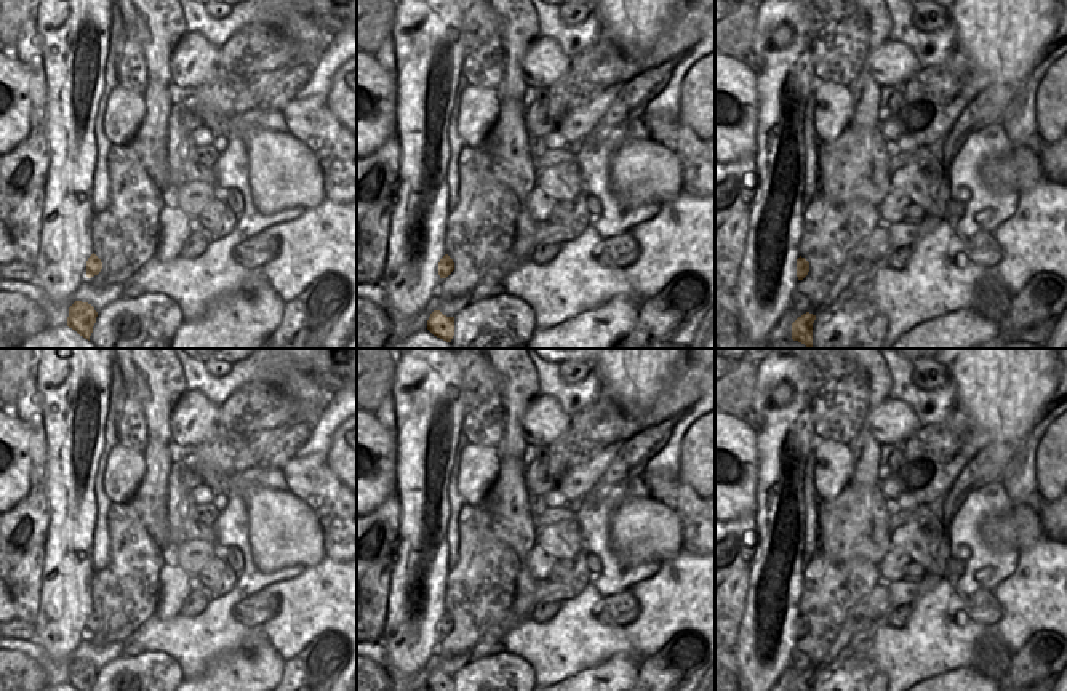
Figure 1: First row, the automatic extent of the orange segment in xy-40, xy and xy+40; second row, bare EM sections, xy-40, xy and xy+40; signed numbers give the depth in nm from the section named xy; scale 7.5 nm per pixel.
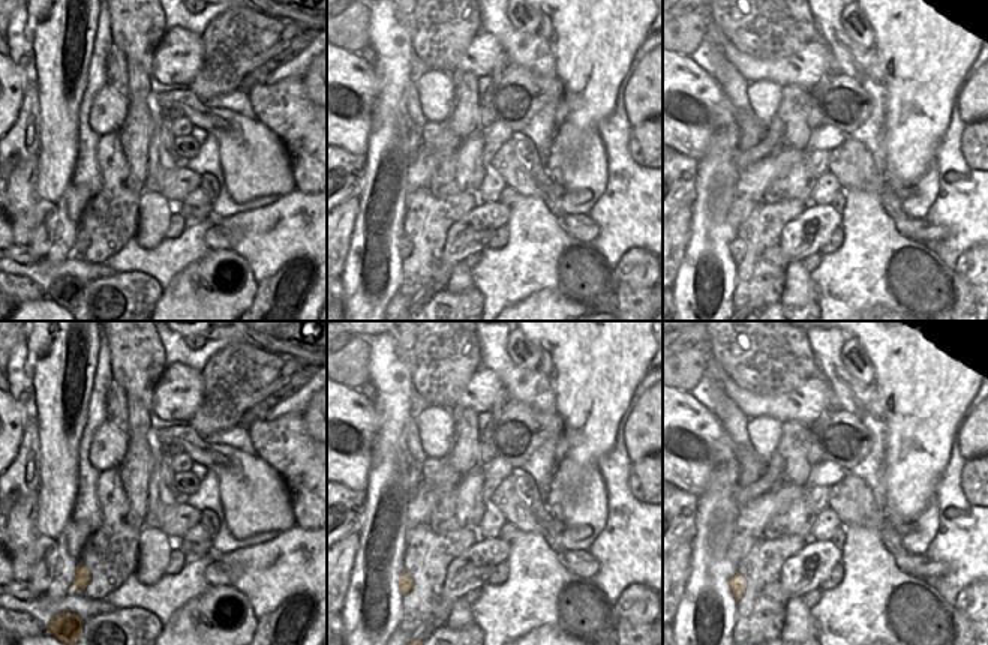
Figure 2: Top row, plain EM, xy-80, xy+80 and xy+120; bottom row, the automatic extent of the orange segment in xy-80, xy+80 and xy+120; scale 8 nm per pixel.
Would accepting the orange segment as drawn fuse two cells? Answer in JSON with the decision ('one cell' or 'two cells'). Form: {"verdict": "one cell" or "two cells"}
{"verdict": "one cell"}

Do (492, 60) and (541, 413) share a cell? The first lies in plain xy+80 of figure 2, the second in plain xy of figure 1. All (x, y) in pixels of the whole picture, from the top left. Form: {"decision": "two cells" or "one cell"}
{"decision": "one cell"}

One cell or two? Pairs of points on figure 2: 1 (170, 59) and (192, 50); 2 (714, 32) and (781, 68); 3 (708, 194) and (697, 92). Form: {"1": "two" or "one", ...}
{"1": "one", "2": "one", "3": "two"}

